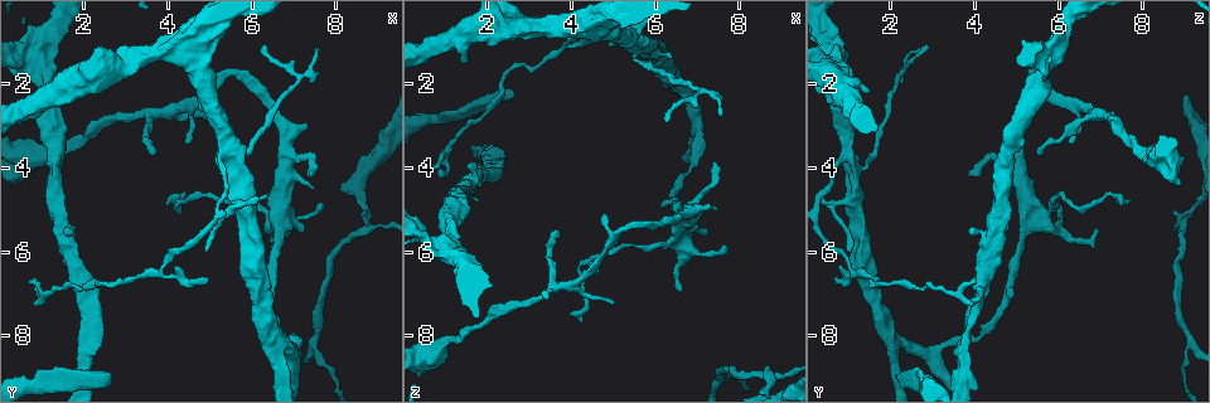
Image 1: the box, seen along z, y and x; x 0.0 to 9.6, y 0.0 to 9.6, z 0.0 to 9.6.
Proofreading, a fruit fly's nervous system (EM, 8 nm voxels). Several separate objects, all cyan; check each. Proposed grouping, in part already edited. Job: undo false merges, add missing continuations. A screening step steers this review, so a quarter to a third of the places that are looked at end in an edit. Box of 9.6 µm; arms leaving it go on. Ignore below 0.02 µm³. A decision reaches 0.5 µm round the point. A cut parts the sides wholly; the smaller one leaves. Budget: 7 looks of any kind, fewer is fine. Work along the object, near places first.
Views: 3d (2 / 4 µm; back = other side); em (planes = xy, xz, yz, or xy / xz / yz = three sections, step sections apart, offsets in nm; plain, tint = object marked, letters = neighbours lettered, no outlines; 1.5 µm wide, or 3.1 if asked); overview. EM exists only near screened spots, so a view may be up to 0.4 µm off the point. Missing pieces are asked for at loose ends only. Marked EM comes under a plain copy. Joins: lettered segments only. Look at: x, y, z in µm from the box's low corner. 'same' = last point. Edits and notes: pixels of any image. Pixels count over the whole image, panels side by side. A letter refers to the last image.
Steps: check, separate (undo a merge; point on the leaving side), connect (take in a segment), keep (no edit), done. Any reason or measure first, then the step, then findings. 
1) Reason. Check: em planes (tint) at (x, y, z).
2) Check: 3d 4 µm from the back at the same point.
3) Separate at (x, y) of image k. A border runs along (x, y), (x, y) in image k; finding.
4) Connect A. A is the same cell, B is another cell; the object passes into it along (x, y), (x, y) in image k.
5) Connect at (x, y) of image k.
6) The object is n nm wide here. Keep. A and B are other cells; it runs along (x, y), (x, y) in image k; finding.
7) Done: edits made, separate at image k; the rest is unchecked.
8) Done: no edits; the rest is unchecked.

Three-way junction. Check: 3d 2 µm at (8.70, 5.35, 8.90).

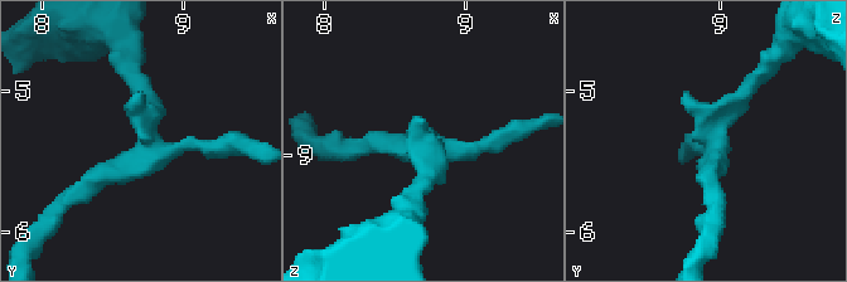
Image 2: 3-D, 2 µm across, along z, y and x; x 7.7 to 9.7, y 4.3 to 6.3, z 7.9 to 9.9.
3 arms meet here. Check: em planes (tint) at (8.78, 5.42, 8.94).

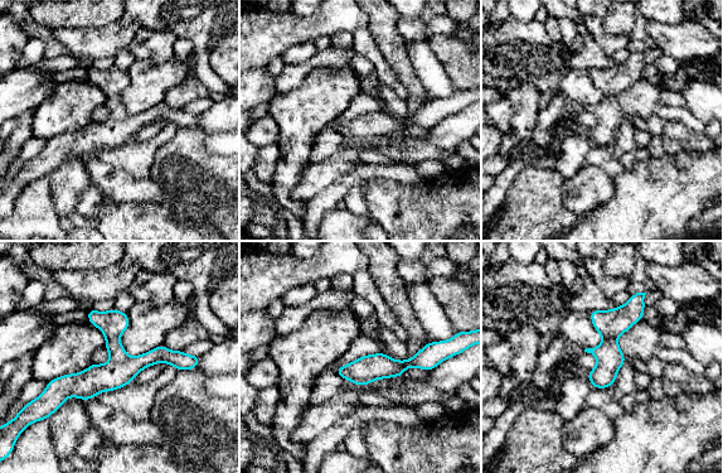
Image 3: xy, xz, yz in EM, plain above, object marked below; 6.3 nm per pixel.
Check: em planes (letters) at the same point.

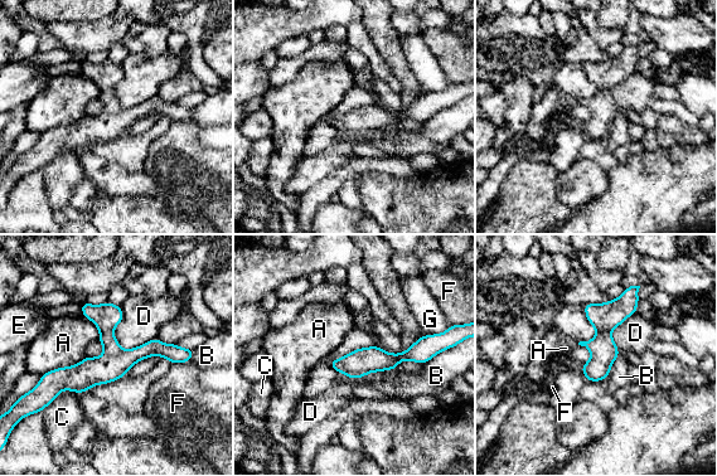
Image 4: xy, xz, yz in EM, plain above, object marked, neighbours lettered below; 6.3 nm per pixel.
The object is 170 nm wide here. Keep. A, B, C, D, E, F and G are other cells; a border runs along (119, 306), (122, 348), (156, 338) in image 4; all the same neuron.

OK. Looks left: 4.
Arms part here. Check: 3d 2 µm at (6.95, 8.45, 3.00).

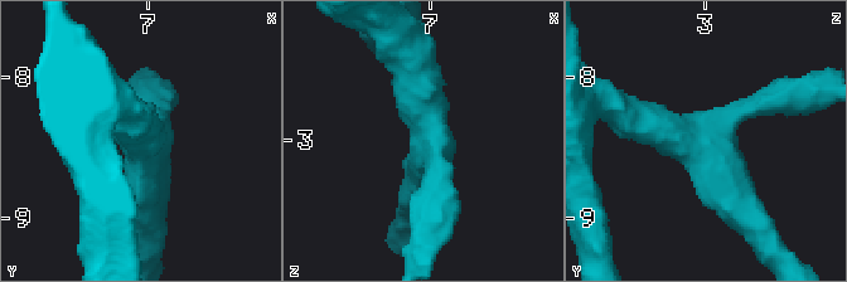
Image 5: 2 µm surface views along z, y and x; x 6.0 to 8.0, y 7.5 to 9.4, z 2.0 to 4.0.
3 arms meet here; the arms are 240, 240, 280 nm wide; need the tissue. Check: em planes (letters) at (7.00, 8.48, 2.98).

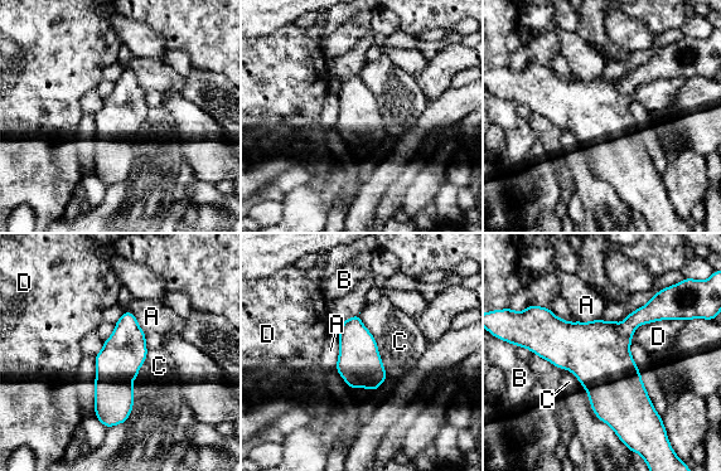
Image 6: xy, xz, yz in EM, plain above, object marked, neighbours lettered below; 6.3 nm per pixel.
The object is 280 nm wide here. Keep. A, B, C and D are other cells; a border runs along (359, 312), (387, 377) in image 6; one neuron here.

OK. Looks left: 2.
Abrupt turn. Check: em planes (letters) at (5.55, 1.70, 5.30).

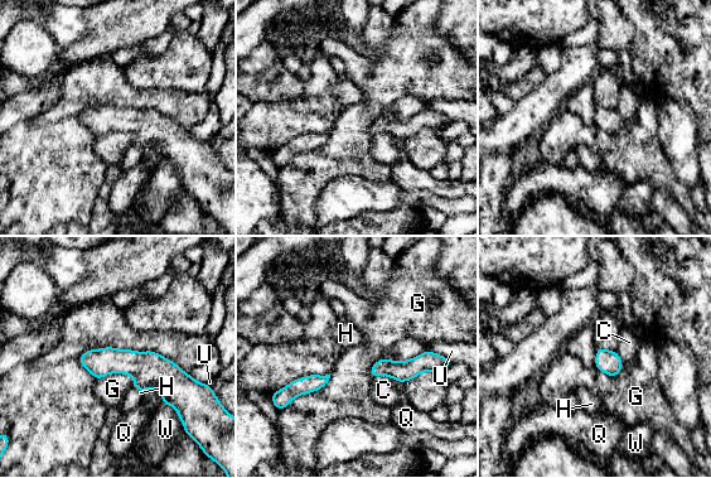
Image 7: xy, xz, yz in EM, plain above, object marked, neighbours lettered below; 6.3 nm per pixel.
The object is 150 nm wide here. Keep. C, G, H, Q, U and W are other cells; it runs along (82, 360), (126, 361), (187, 380) in image 7; one neuron here.

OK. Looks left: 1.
Done: no edits; the rest is unchecked.

